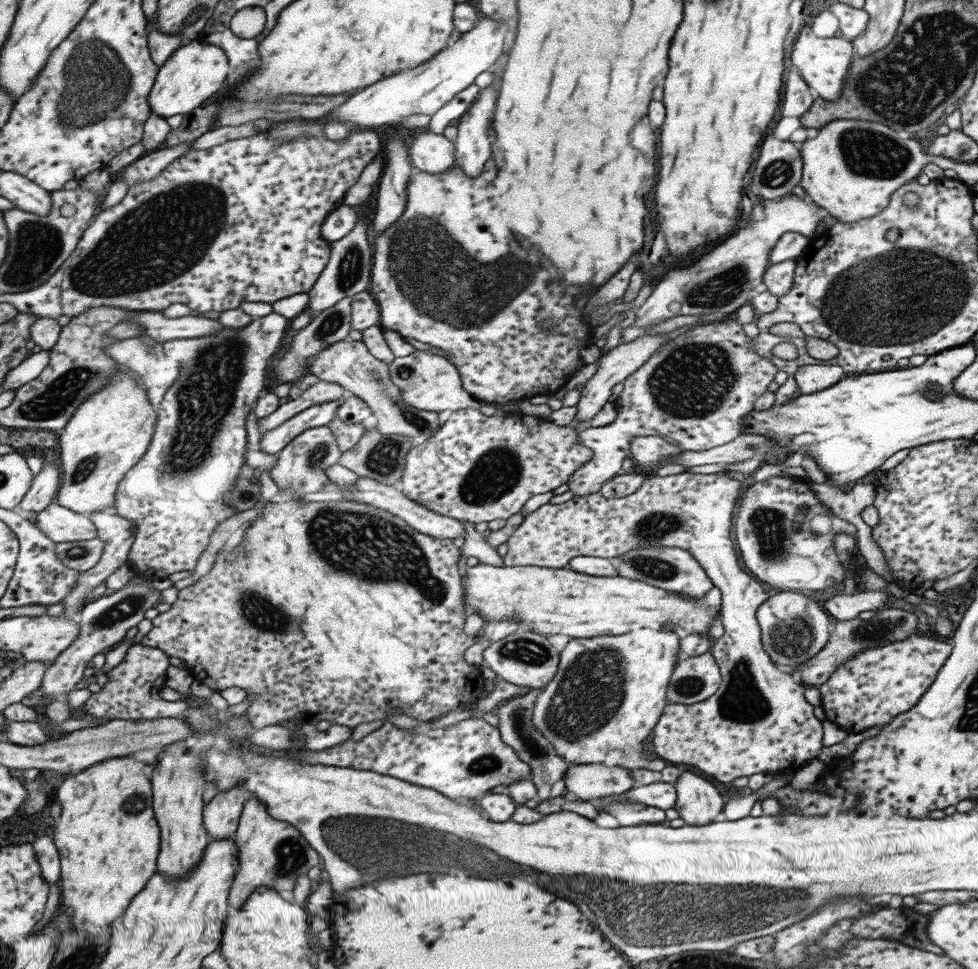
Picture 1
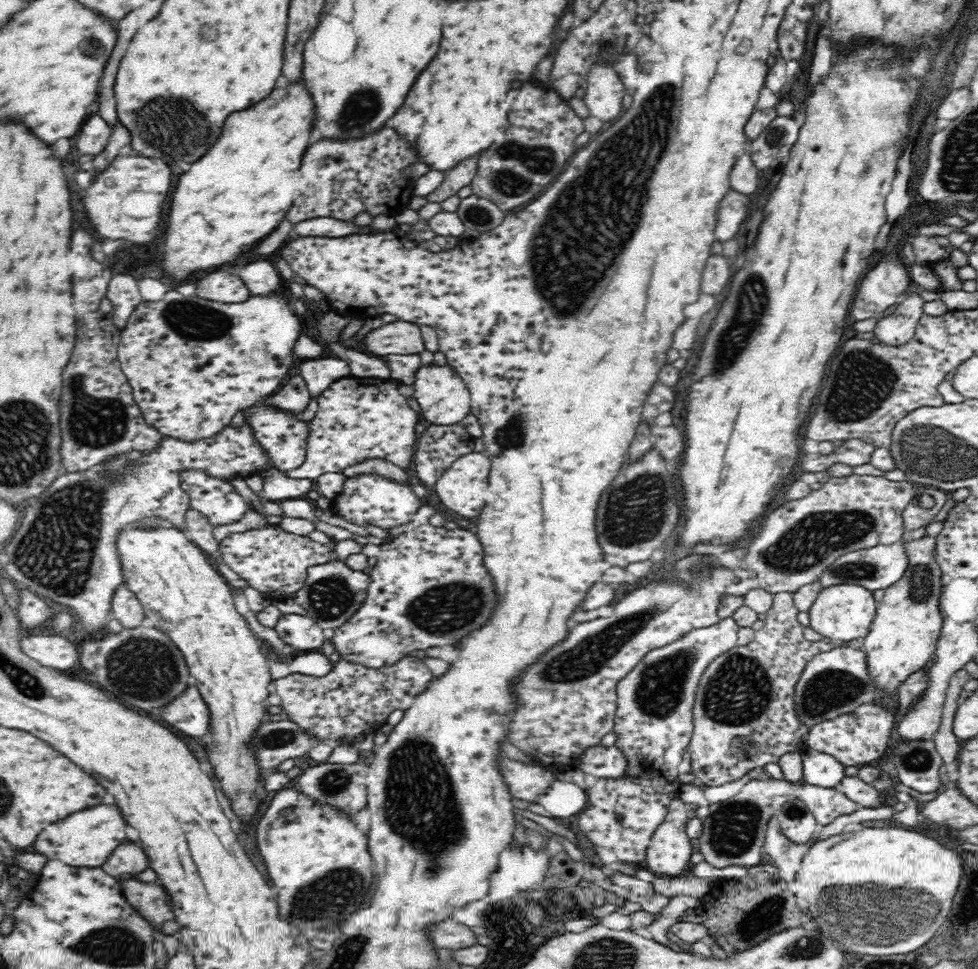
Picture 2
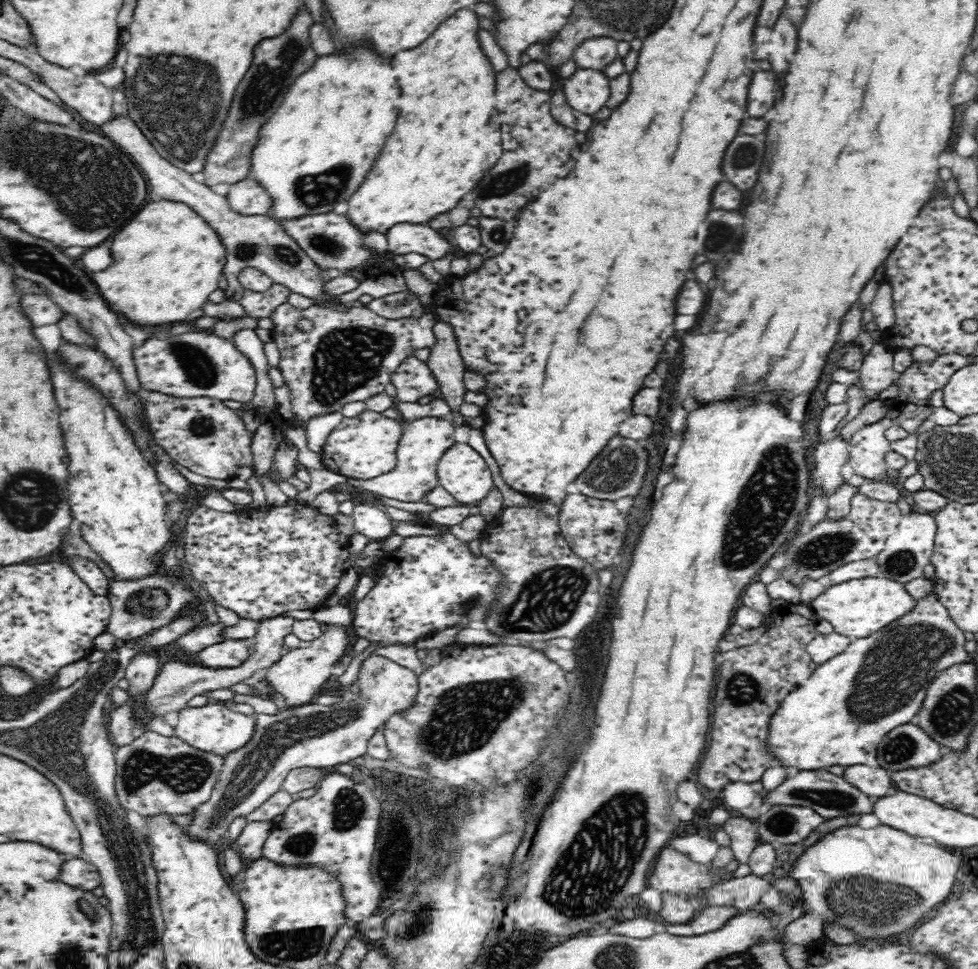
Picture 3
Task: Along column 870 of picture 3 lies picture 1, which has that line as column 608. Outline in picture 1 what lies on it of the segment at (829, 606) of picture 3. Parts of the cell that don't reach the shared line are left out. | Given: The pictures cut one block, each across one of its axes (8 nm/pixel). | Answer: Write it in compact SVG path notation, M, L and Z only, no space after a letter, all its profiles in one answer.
M477 562L473 566L465 567L465 574L460 580L462 588L462 602L465 613L480 614L483 624L491 620L512 618L523 626L530 626L537 634L563 634L573 639L591 638L605 635L618 635L635 629L647 627L671 627L678 636L688 634L705 635L709 623L713 621L715 611L720 610L719 589L710 588L702 596L678 595L679 592L663 590L656 586L649 586L638 580L629 578L600 577L599 575L579 574L569 568L552 569L540 566L493 566L484 562Z

